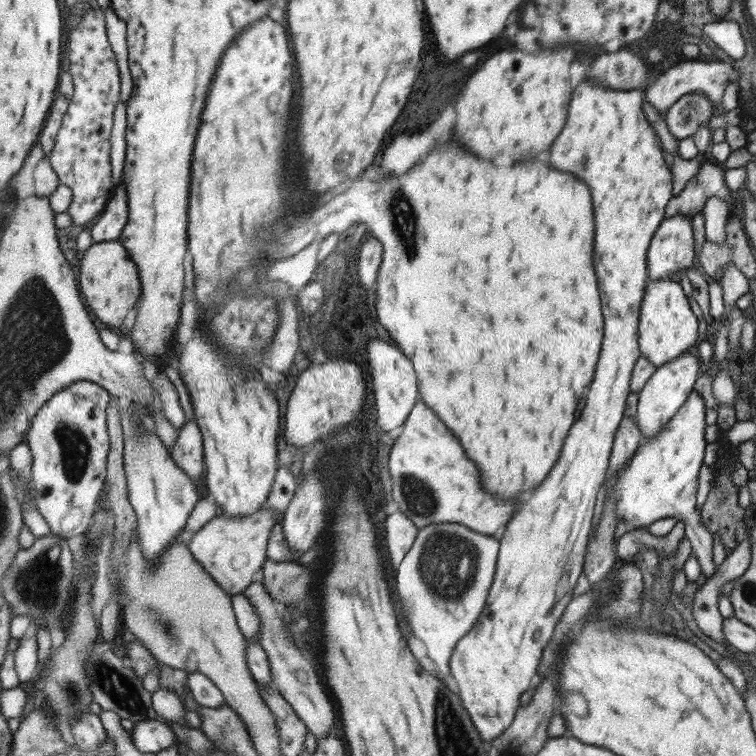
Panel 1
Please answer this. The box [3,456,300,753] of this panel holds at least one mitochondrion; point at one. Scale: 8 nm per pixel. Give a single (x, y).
(39, 583)

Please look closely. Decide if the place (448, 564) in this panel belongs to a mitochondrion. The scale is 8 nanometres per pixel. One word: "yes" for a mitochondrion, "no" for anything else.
yes

